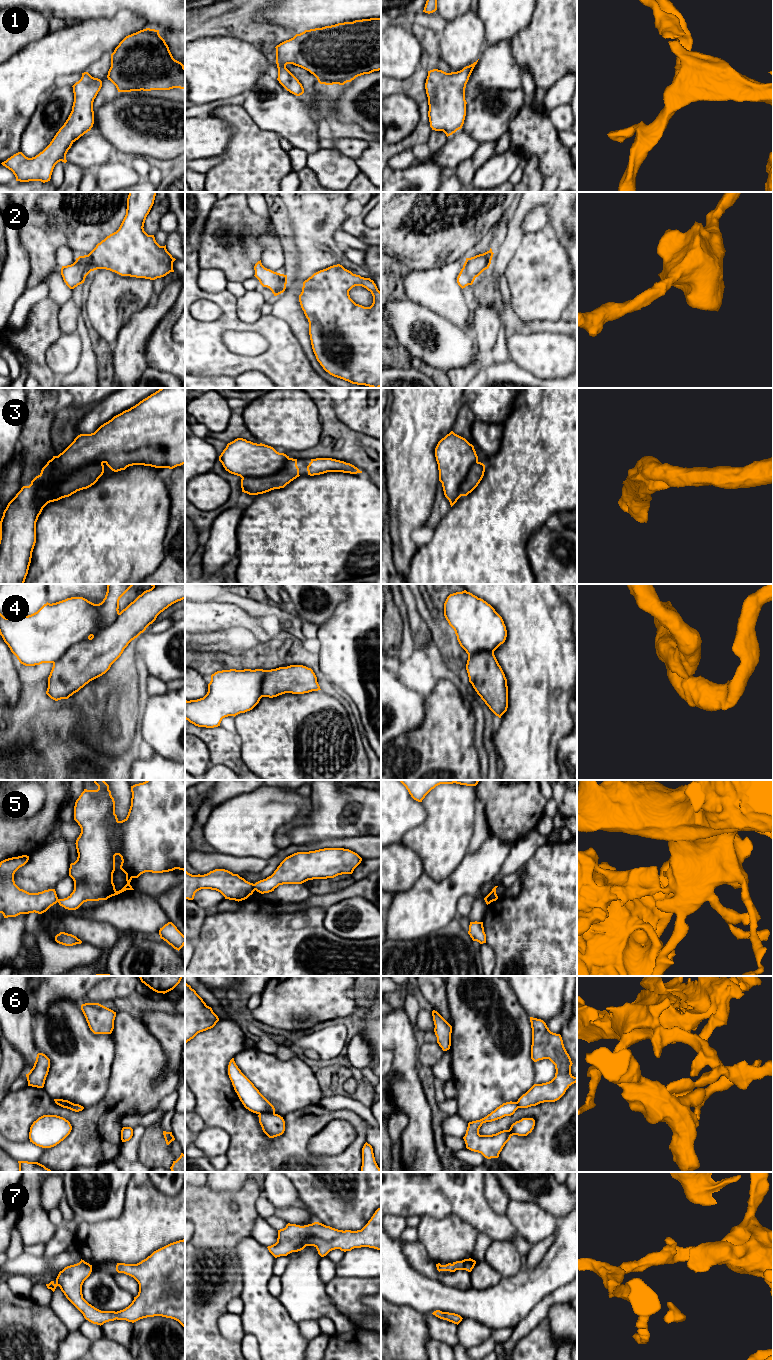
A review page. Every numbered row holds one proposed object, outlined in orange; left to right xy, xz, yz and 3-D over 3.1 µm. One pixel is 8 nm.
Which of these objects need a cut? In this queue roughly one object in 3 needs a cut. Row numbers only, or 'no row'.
5, 6

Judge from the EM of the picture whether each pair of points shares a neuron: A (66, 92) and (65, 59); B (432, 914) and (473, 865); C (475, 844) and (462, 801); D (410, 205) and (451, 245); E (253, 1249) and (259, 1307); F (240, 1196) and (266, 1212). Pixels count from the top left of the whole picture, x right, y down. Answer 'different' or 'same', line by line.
A: different
B: same
C: different
D: same
E: same
F: different

